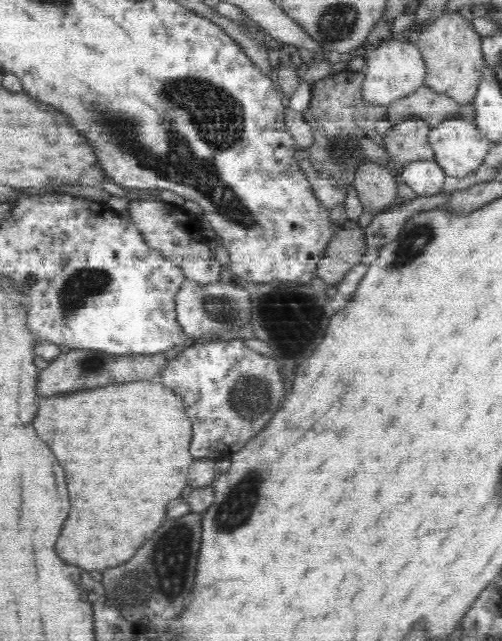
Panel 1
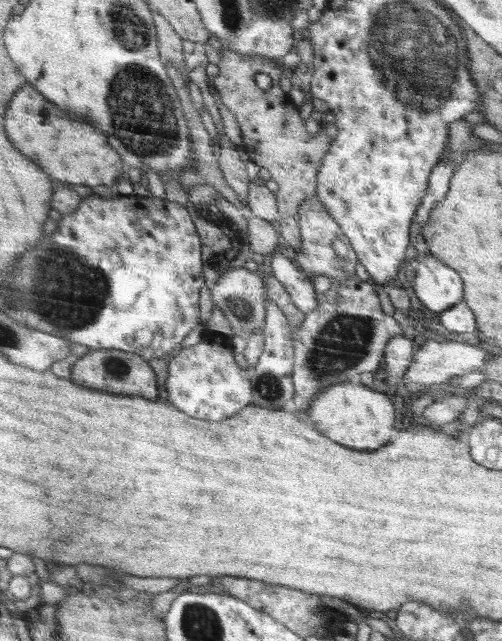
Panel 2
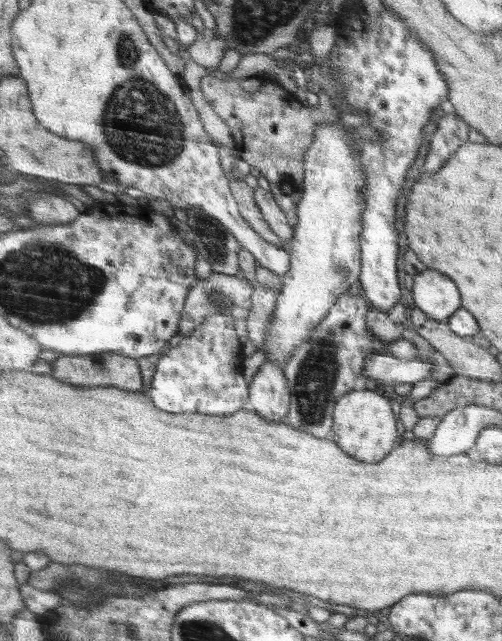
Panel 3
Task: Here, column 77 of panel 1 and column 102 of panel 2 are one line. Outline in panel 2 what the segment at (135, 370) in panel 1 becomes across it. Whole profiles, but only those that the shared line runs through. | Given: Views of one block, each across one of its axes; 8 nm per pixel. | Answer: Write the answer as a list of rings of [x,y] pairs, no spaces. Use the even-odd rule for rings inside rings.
[[[94,349],[80,359],[73,360],[70,378],[78,384],[115,395],[141,396],[158,400],[158,380],[150,364],[140,355],[118,349]]]

